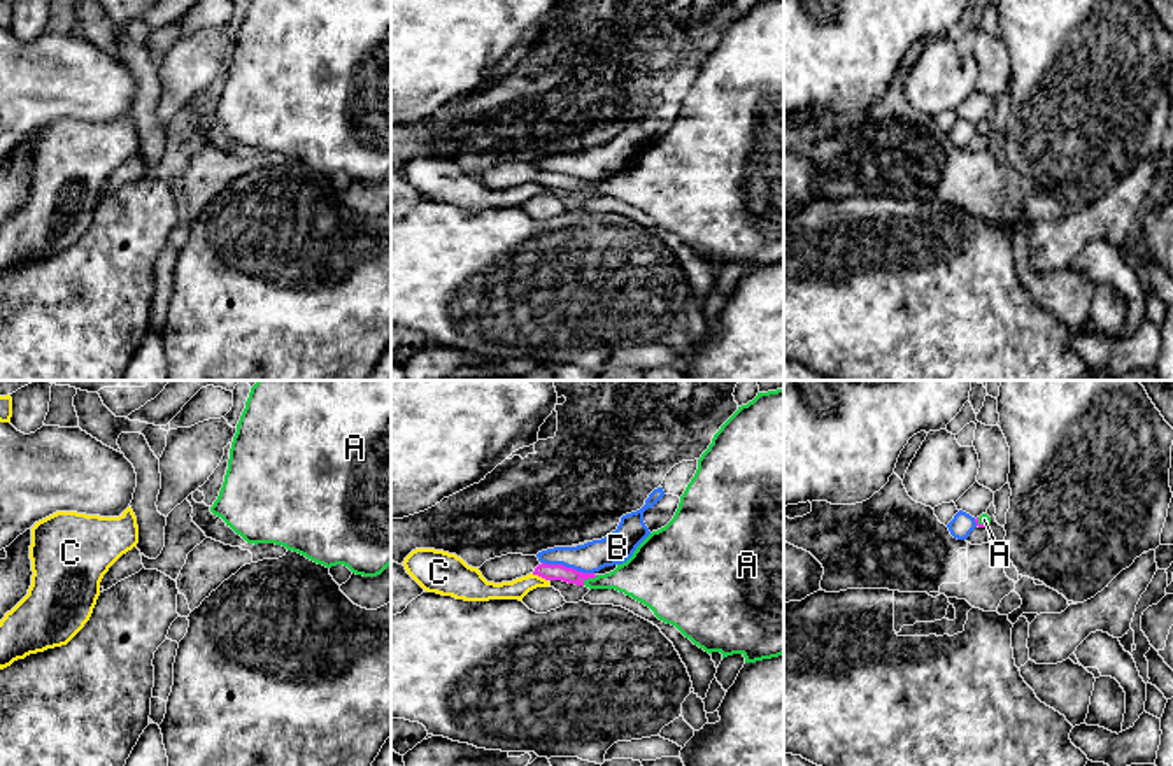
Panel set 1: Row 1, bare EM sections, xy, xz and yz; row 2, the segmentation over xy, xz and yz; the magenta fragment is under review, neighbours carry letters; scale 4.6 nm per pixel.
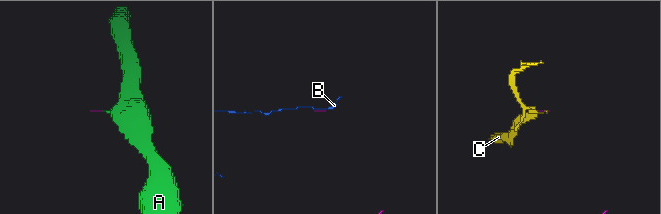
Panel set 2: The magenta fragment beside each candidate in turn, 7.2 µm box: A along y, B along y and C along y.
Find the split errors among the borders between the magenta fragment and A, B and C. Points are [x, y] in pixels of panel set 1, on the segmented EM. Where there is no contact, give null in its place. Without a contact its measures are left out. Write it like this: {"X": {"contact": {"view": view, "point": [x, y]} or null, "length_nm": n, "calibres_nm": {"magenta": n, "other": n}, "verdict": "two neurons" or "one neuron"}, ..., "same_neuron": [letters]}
{"A": {"contact": {"view": "xz", "point": [588, 577]}, "length_nm": 100, "calibres_nm": {"magenta": 80, "other": 200}, "verdict": "one neuron"}, "B": {"contact": {"view": "xz", "point": [568, 568]}, "length_nm": 240, "calibres_nm": {"magenta": 80, "other": 150}, "verdict": "two neurons"}, "C": {"contact": {"view": "xz", "point": [540, 575]}, "length_nm": 90, "calibres_nm": {"magenta": 80, "other": 90}, "verdict": "two neurons"}, "same_neuron": ["A"]}

